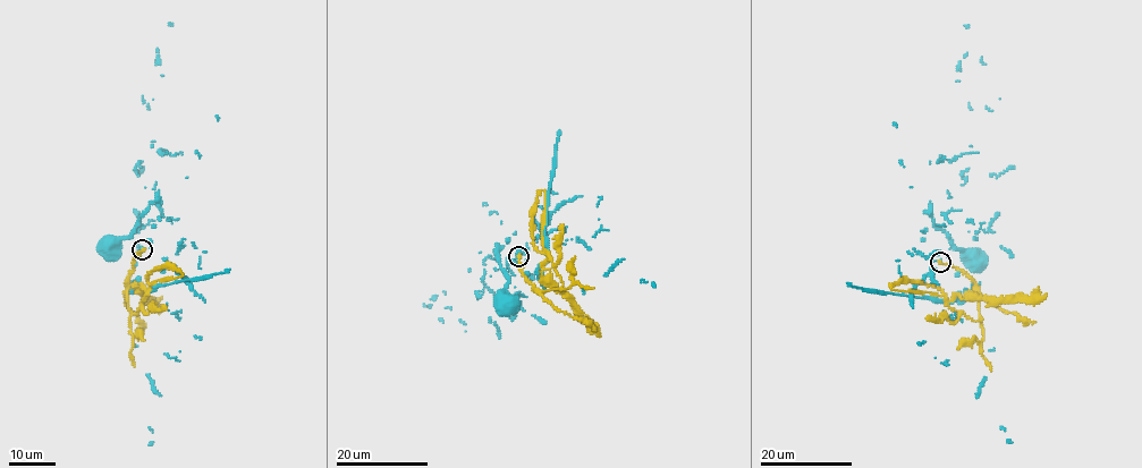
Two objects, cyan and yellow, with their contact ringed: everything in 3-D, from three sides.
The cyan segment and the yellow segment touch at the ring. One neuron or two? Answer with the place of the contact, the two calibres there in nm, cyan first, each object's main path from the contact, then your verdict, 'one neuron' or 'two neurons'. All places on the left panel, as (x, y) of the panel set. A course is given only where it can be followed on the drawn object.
at (142, 249); 180 nm thick on the cyan side, 220 nm on the other; cyan runs (142, 249), (149, 239), (134, 232), (128, 238), (108, 241), (108, 244); yellow runs (142, 250), (134, 258), (127, 306), (137, 313), (147, 291), (142, 286), (138, 291), (161, 305); two neurons

